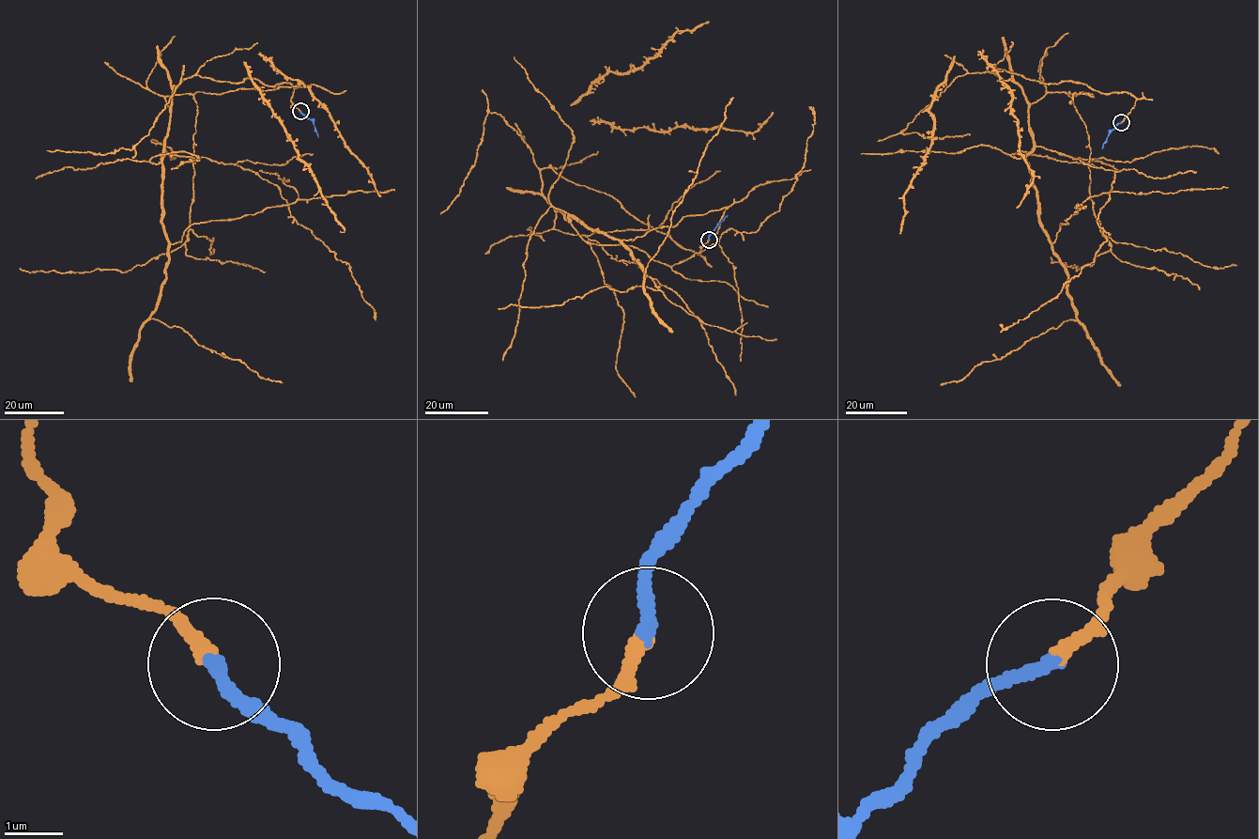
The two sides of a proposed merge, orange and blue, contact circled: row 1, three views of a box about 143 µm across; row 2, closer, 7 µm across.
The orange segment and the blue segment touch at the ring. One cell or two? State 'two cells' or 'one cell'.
one cell

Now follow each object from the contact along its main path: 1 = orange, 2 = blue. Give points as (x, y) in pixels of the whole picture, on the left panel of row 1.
1: (299, 112), (290, 84), (173, 85), (171, 243), (193, 224), (294, 203), (284, 178), (259, 171)
2: (299, 112), (312, 121), (318, 137)

